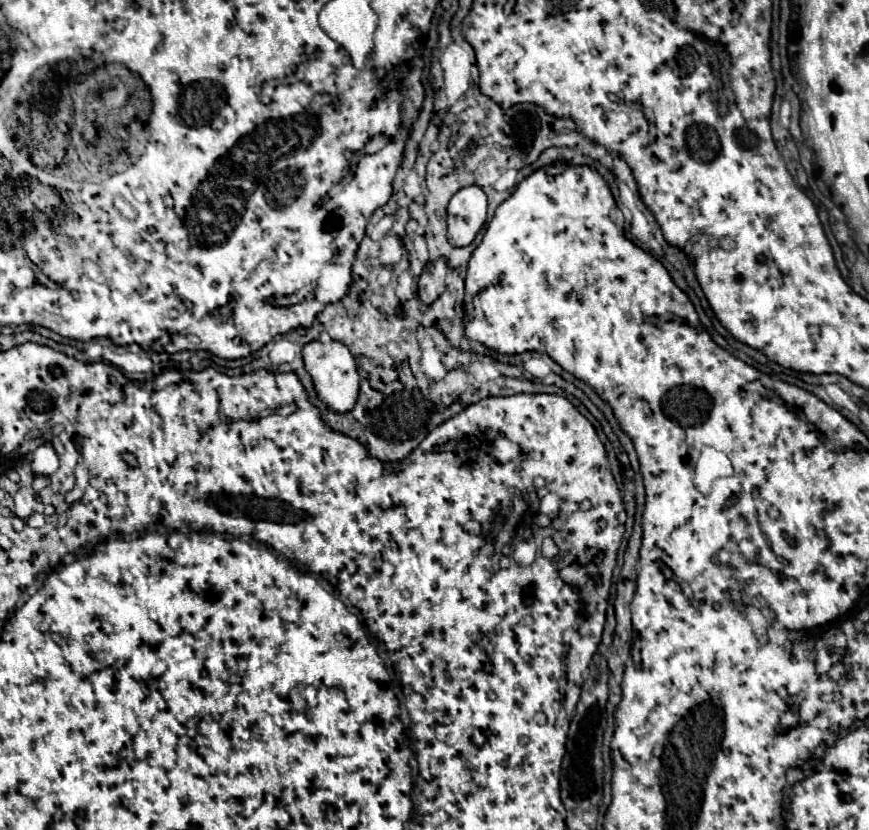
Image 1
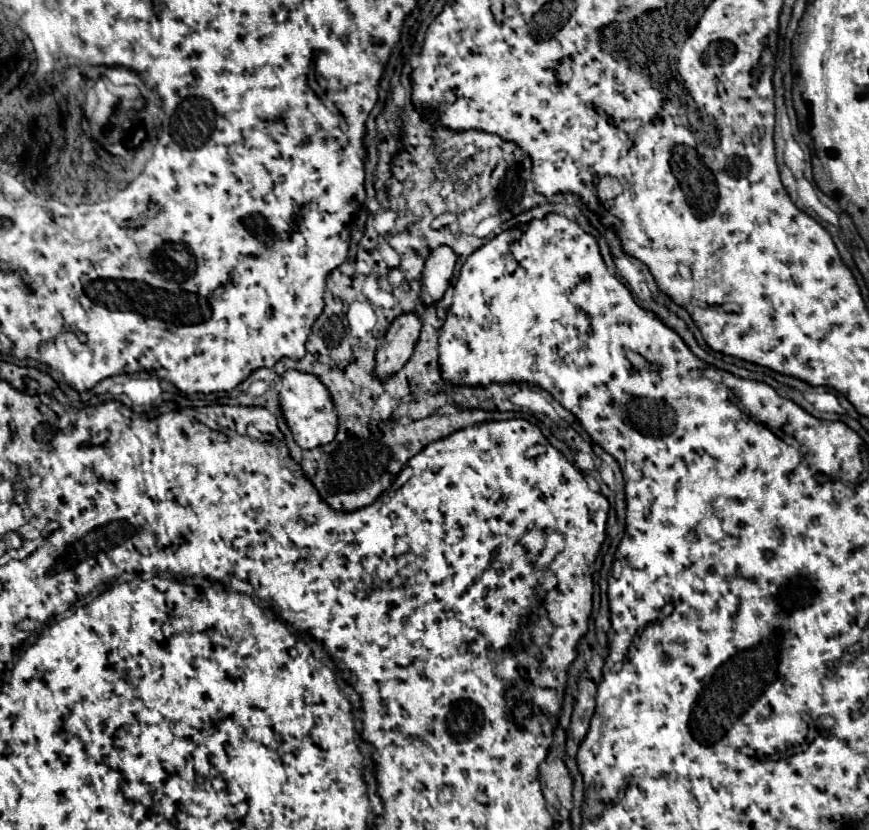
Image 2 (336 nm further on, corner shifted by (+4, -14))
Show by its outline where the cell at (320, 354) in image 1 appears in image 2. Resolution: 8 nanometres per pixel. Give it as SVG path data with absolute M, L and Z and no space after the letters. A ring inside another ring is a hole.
M285 371L281 377L279 405L283 411L285 423L289 425L289 431L293 433L293 439L301 449L327 445L335 439L337 423L339 423L337 413L335 413L329 389L315 375L301 373L301 371Z

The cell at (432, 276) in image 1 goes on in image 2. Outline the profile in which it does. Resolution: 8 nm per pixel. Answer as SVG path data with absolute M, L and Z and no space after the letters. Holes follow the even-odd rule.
M405 313L391 323L383 339L383 345L379 345L377 349L375 359L377 379L385 381L403 369L403 365L409 361L415 349L419 333L421 333L421 321L415 313Z

